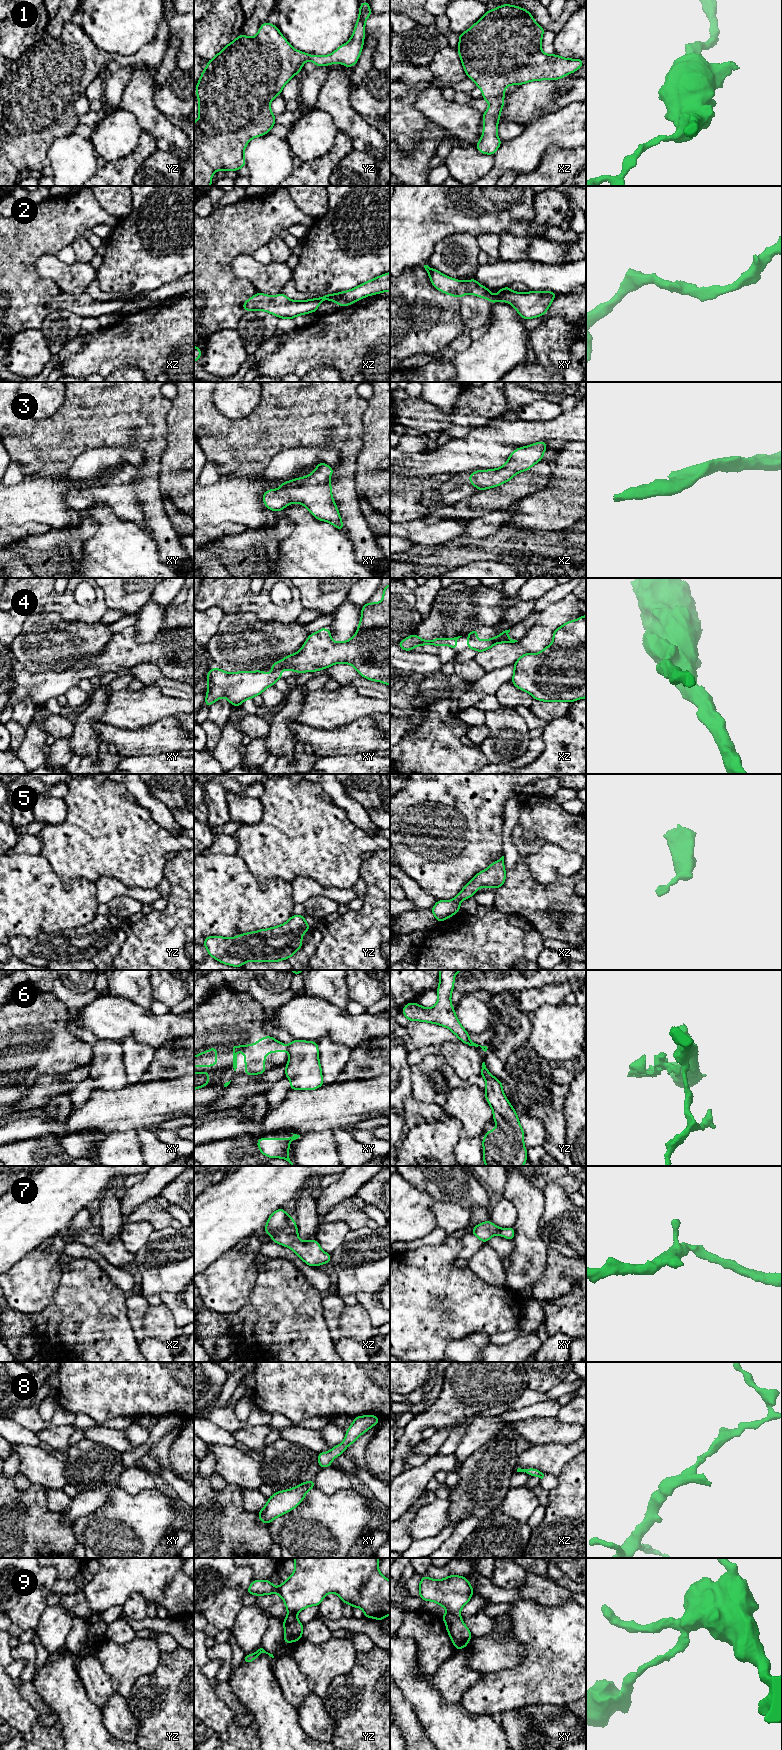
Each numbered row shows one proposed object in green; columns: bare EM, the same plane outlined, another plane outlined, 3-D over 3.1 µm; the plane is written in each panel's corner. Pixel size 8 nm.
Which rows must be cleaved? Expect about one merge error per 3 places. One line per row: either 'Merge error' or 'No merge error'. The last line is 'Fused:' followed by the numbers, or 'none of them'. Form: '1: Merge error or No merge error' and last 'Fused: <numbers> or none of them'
1: No merge error
2: No merge error
3: No merge error
4: No merge error
5: No merge error
6: Merge error
7: No merge error
8: No merge error
9: Merge error
Fused: 6, 9

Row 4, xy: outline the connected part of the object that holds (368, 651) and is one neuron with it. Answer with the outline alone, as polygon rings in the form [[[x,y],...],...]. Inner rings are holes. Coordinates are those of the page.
[[[390,584],[383,588],[383,598],[379,603],[367,602],[361,611],[357,632],[348,641],[334,642],[329,629],[321,628],[308,636],[296,654],[290,654],[272,664],[270,668],[273,672],[270,674],[262,670],[228,673],[217,667],[212,668],[206,675],[208,690],[205,705],[209,707],[216,700],[226,697],[232,706],[241,706],[243,701],[261,695],[266,688],[274,686],[278,679],[283,678],[280,670],[315,672],[339,663],[353,666],[364,678],[390,685]]]

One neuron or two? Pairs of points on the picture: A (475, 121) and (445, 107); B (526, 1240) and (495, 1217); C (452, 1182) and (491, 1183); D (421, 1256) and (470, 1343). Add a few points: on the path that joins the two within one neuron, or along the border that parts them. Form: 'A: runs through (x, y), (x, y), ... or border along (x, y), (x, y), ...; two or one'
A: runs through (468, 121), (458, 119), (452, 114); one
B: border along (510, 1203), (516, 1212), (516, 1221), (513, 1226); two
C: border along (476, 1176), (490, 1193); two
D: border along (487, 1334), (472, 1332), (452, 1340), (446, 1349); two

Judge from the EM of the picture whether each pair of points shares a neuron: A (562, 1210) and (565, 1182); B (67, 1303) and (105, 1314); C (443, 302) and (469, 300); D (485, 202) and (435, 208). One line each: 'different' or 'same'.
A: different
B: same
C: different
D: same

